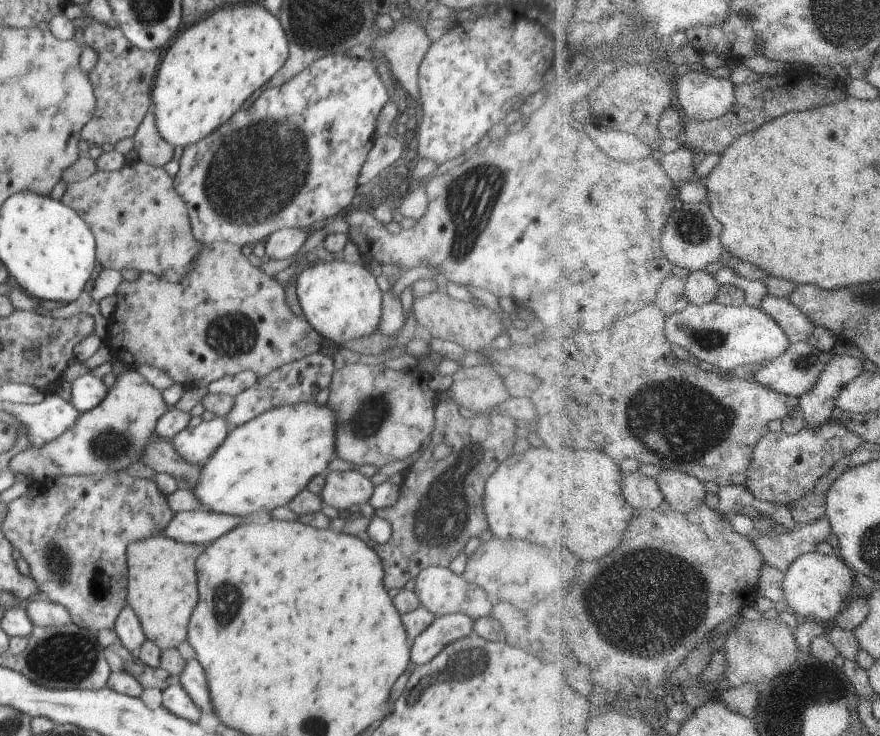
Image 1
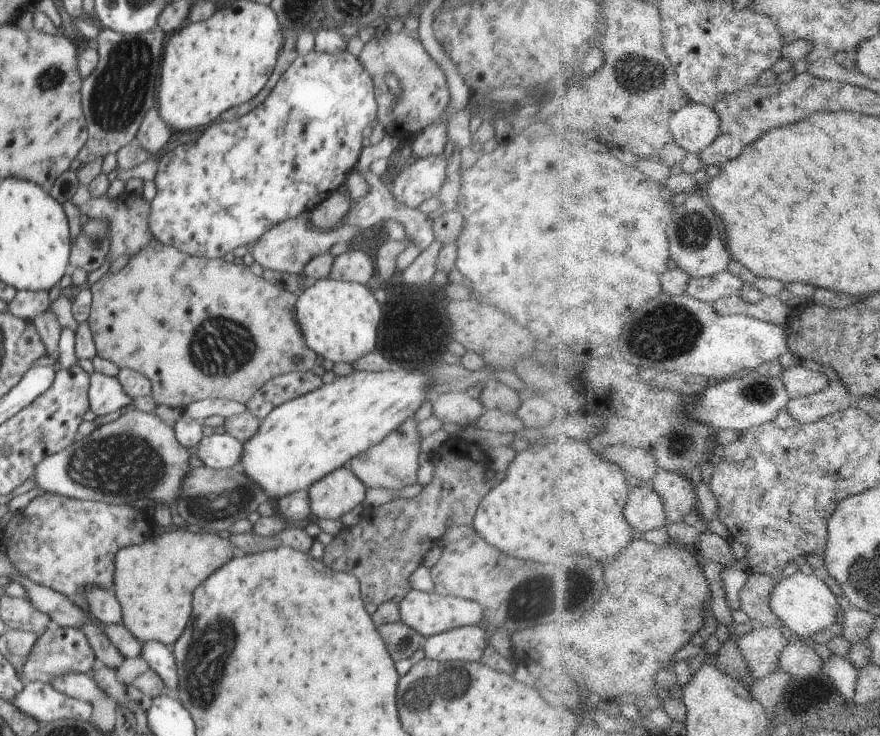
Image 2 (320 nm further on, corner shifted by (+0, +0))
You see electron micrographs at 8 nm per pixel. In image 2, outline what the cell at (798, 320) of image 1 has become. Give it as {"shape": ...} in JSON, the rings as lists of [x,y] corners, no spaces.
{"shape":[[[727,270],[711,277],[693,277],[688,293],[694,298],[716,304],[723,297],[740,294],[746,283]]]}

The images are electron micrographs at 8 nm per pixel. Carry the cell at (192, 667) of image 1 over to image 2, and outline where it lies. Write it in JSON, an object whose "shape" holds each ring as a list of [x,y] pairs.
{"shape":[[[156,641],[145,642],[139,654],[140,663],[152,669],[165,684],[165,690],[178,688],[178,673],[173,649]]]}

